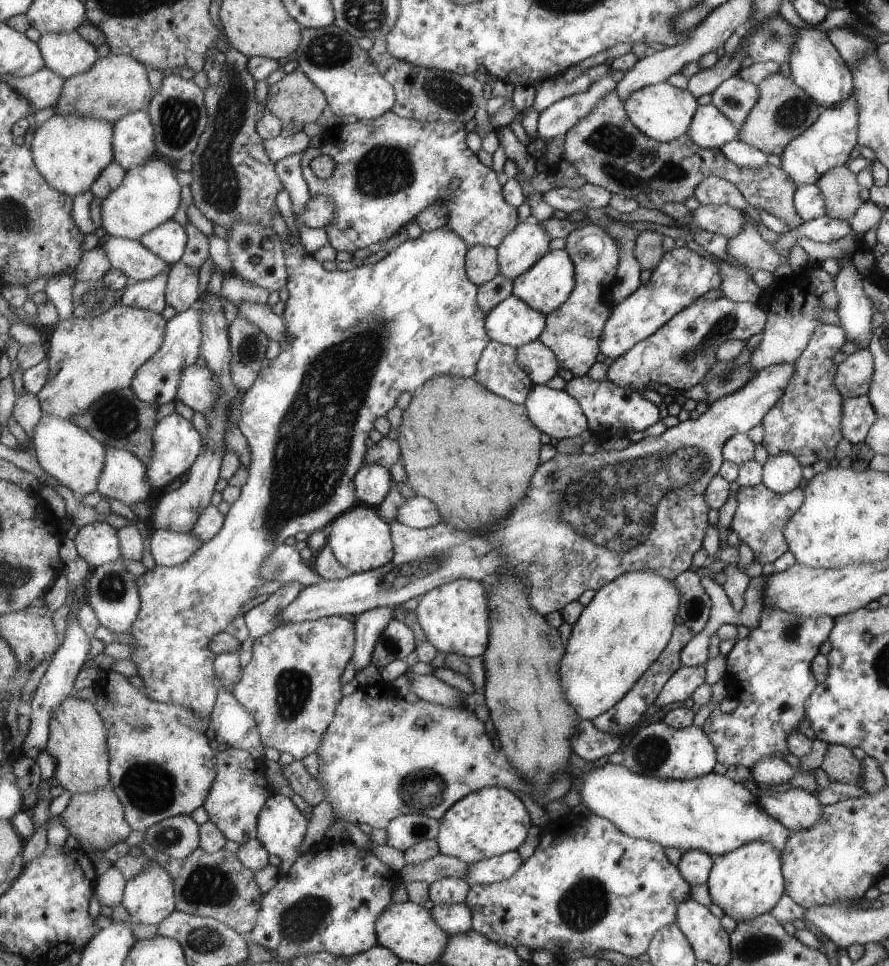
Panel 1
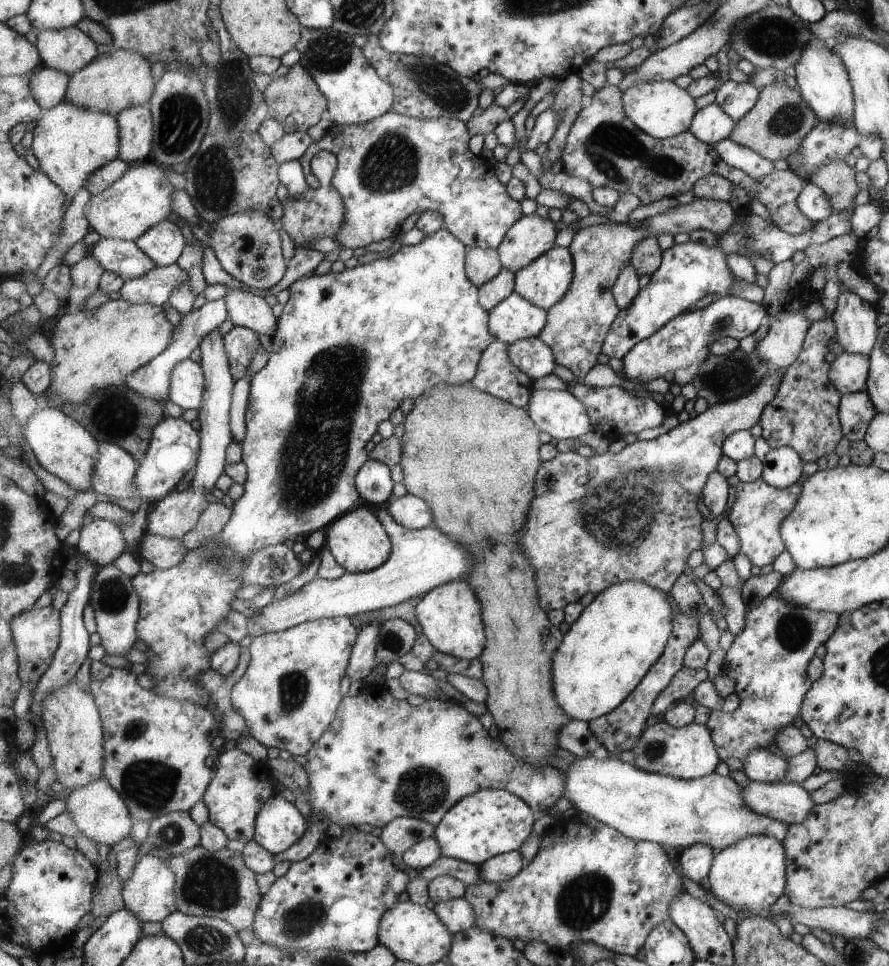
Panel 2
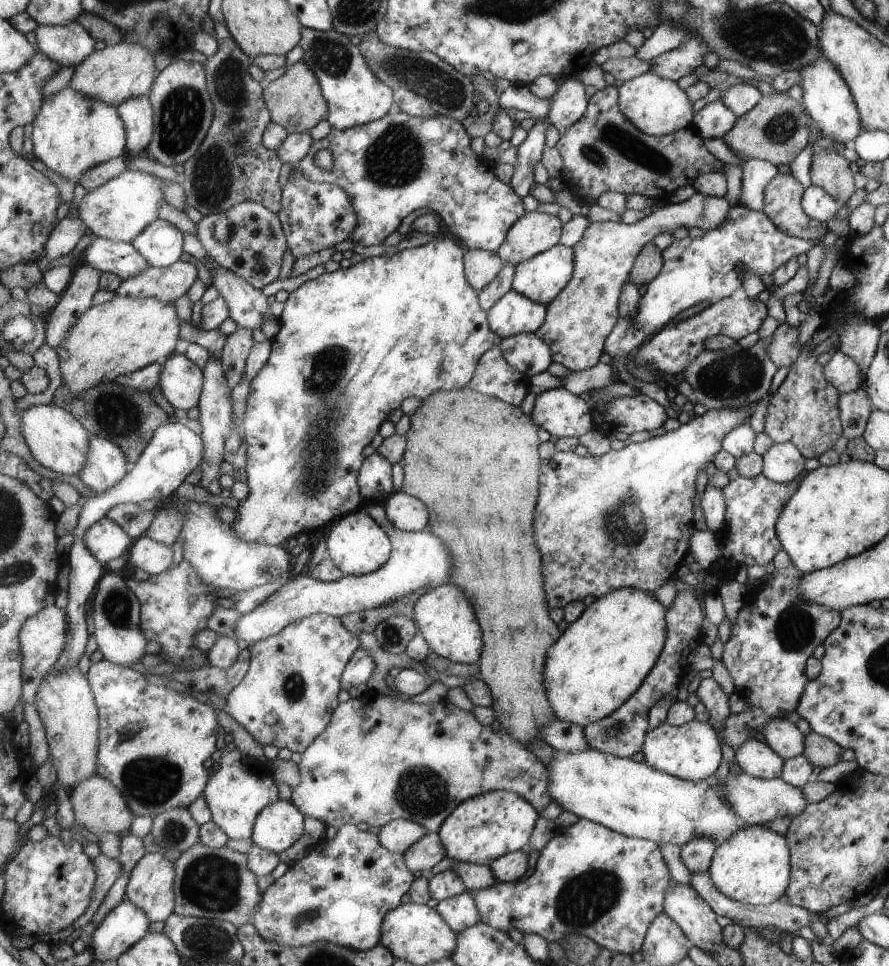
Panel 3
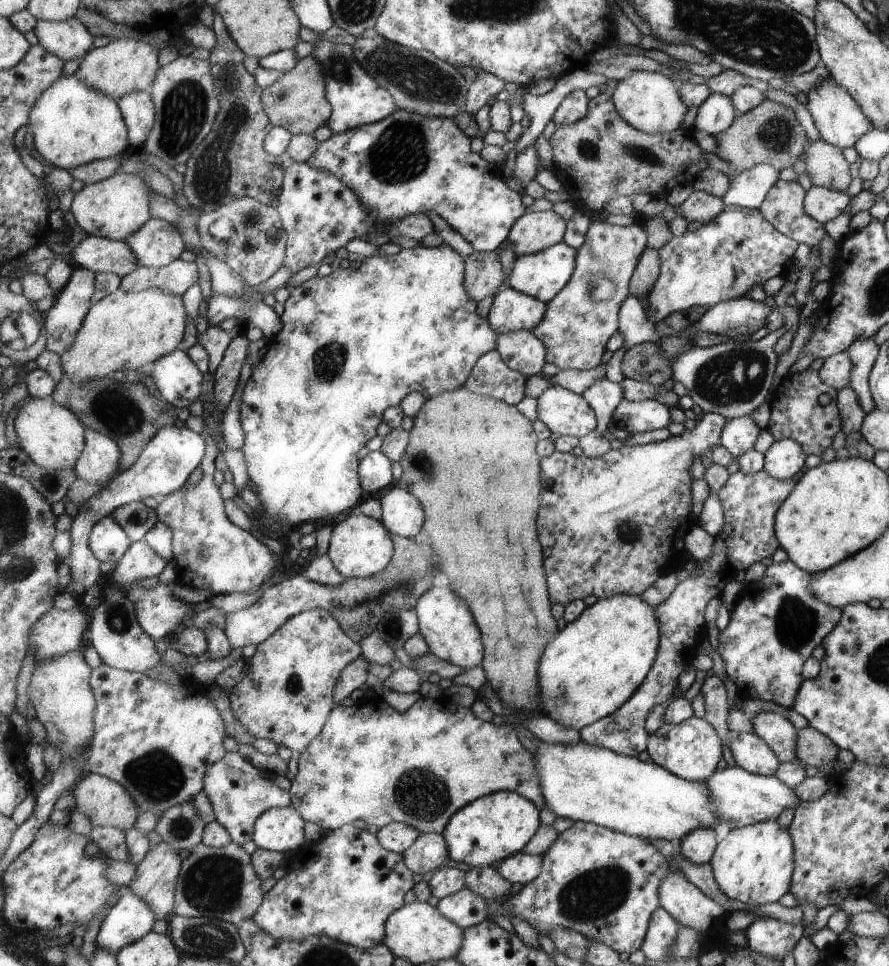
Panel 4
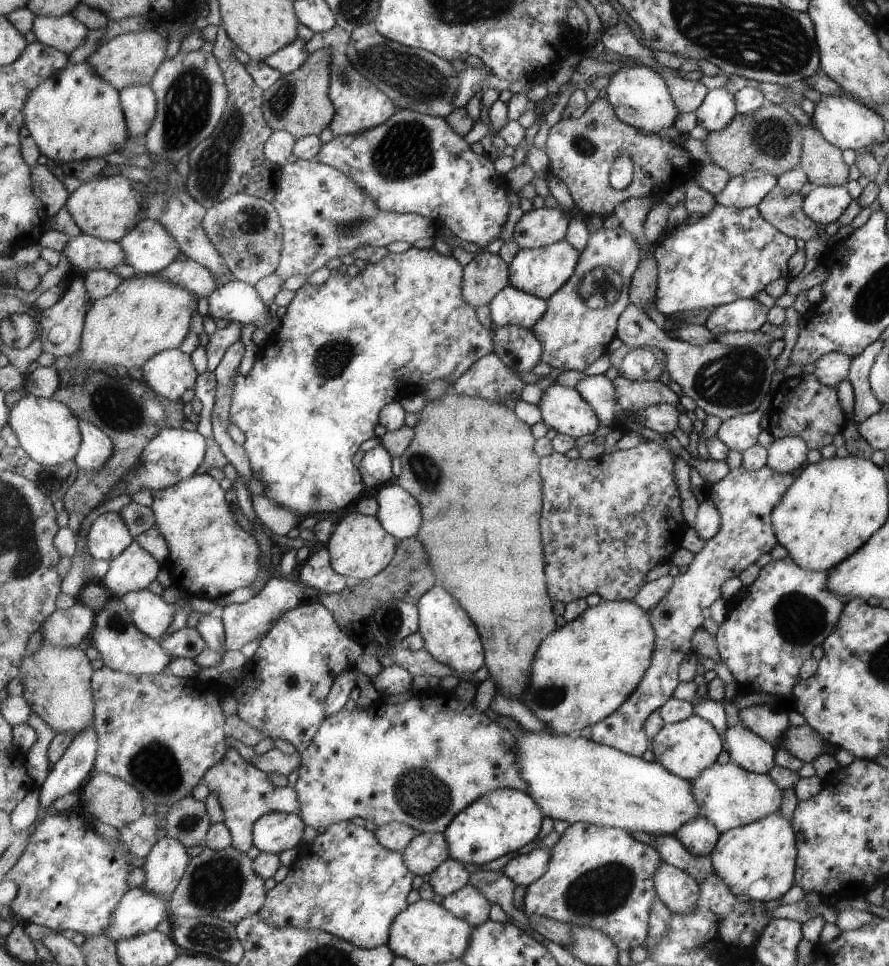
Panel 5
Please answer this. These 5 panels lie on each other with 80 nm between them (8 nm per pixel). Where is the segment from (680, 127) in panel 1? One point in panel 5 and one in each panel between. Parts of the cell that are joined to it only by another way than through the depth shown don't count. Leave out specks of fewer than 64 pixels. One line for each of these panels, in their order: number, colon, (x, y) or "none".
2: (662, 109)
3: (658, 106)
4: (650, 101)
5: (642, 98)

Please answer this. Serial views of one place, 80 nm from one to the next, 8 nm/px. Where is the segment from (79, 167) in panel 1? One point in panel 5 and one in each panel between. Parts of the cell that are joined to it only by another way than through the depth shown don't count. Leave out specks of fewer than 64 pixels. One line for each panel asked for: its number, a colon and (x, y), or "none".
2: (71, 143)
3: (72, 133)
4: (72, 124)
5: (75, 115)

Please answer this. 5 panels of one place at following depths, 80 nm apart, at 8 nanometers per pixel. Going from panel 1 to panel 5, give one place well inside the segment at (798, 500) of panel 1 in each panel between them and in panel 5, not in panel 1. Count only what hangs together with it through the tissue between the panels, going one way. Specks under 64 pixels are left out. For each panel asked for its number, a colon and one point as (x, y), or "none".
2: (758, 510)
3: (752, 505)
4: (750, 502)
5: (744, 499)

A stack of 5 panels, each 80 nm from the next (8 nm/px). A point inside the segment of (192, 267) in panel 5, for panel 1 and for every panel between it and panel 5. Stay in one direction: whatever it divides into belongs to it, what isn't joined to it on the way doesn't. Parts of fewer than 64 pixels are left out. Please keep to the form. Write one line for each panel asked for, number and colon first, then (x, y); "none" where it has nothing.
1: (149, 295)
2: (155, 287)
3: (166, 283)
4: (176, 277)

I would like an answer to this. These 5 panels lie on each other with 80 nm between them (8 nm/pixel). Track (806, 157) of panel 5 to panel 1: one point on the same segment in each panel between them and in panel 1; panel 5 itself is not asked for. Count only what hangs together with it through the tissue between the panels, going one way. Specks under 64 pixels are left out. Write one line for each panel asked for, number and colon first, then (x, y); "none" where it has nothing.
1: (838, 186)
2: (835, 178)
3: (830, 171)
4: (823, 163)

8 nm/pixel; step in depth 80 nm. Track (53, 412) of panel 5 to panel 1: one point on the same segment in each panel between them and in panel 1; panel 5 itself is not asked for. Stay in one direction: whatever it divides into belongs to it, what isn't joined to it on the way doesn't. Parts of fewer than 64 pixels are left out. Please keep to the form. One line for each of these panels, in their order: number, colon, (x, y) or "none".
1: (72, 455)
2: (63, 446)
3: (56, 438)
4: (54, 437)

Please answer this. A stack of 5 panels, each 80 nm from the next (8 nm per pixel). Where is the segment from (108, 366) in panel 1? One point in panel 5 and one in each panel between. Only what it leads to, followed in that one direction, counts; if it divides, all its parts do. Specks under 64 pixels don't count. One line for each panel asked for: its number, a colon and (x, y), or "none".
2: (100, 348)
3: (126, 334)
4: (126, 330)
5: (147, 315)

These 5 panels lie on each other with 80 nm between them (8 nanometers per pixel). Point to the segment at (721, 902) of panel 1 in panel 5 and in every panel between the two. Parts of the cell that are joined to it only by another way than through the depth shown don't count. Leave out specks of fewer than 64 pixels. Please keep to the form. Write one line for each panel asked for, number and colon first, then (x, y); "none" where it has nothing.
2: (748, 875)
3: (753, 866)
4: (753, 864)
5: (756, 861)

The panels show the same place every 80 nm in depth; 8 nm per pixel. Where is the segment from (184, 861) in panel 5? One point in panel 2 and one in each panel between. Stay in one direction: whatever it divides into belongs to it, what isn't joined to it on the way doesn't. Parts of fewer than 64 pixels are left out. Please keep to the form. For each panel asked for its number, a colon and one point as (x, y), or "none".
2: (151, 891)
3: (151, 887)
4: (157, 881)

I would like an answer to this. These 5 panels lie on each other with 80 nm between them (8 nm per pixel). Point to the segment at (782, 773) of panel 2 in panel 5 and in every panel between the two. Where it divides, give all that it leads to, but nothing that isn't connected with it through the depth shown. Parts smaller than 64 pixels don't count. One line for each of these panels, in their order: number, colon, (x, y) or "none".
3: (757, 759)
4: (751, 753)
5: (745, 748)

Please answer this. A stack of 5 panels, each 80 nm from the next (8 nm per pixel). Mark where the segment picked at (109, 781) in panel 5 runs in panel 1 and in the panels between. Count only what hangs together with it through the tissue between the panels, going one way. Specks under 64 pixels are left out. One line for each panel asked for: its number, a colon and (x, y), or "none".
1: (97, 820)
2: (100, 813)
3: (100, 807)
4: (106, 802)

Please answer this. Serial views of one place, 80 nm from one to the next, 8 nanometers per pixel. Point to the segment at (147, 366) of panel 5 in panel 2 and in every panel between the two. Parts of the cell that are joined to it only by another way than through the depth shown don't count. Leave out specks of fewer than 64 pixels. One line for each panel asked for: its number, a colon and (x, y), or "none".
2: (188, 381)
3: (182, 382)
4: (178, 379)

